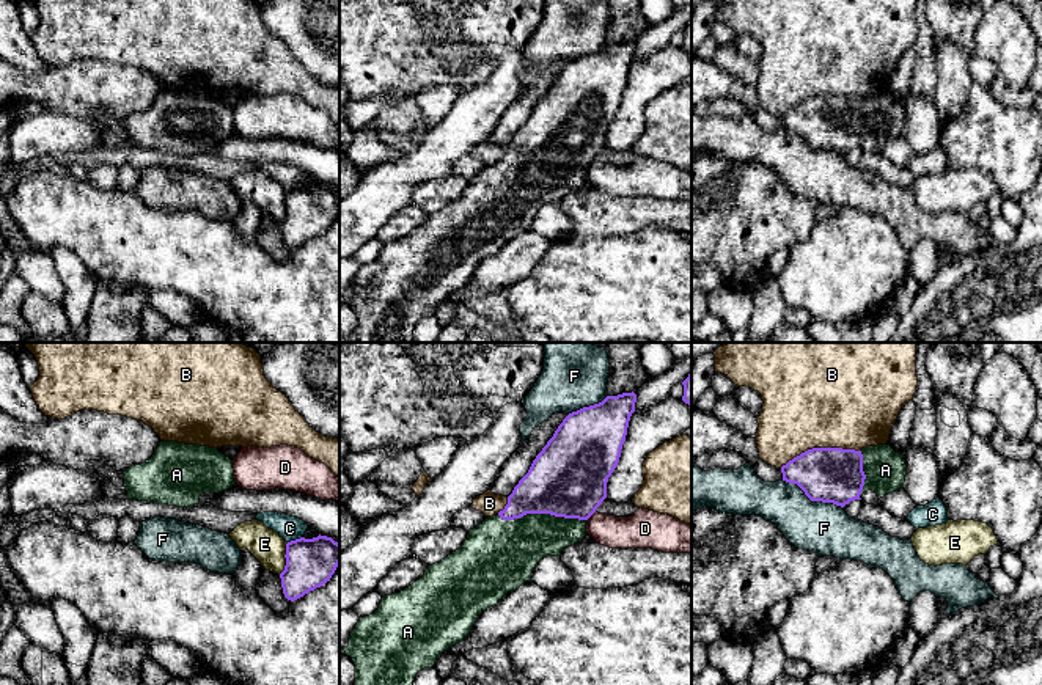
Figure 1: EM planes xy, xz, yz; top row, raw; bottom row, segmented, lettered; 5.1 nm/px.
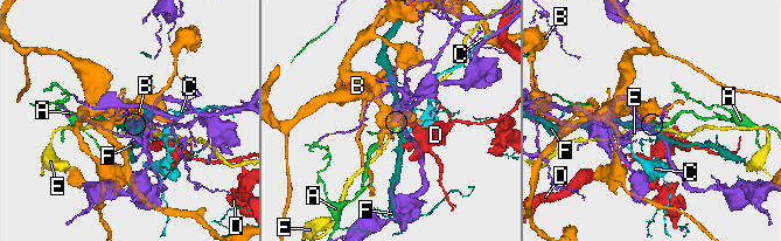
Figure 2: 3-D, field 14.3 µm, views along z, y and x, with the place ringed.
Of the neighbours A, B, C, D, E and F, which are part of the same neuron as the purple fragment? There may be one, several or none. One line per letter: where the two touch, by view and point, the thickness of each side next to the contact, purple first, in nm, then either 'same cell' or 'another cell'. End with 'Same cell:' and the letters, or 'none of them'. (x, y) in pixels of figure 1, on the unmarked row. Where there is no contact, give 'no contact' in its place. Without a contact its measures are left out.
A: xz (543, 161) | 400/300 nm | same cell
B: yz (819, 96) | 280/500 nm | another cell
C: xy (296, 187) | 260/120 nm | another cell
D: xz (590, 164) | 400/180 nm | another cell
E: xy (285, 205) | 260/170 nm | another cell
F: yz (813, 148) | 280/260 nm | another cell
Same cell: A

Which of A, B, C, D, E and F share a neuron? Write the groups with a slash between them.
A / B / C / D / E / F

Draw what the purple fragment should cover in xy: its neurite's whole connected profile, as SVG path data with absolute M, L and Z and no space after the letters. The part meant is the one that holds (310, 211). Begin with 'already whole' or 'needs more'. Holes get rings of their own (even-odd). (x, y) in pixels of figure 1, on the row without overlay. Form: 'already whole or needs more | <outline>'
already whole | M321 182L300 185L286 192L284 206L281 236L284 245L294 250L332 226L339 214L339 192Z

